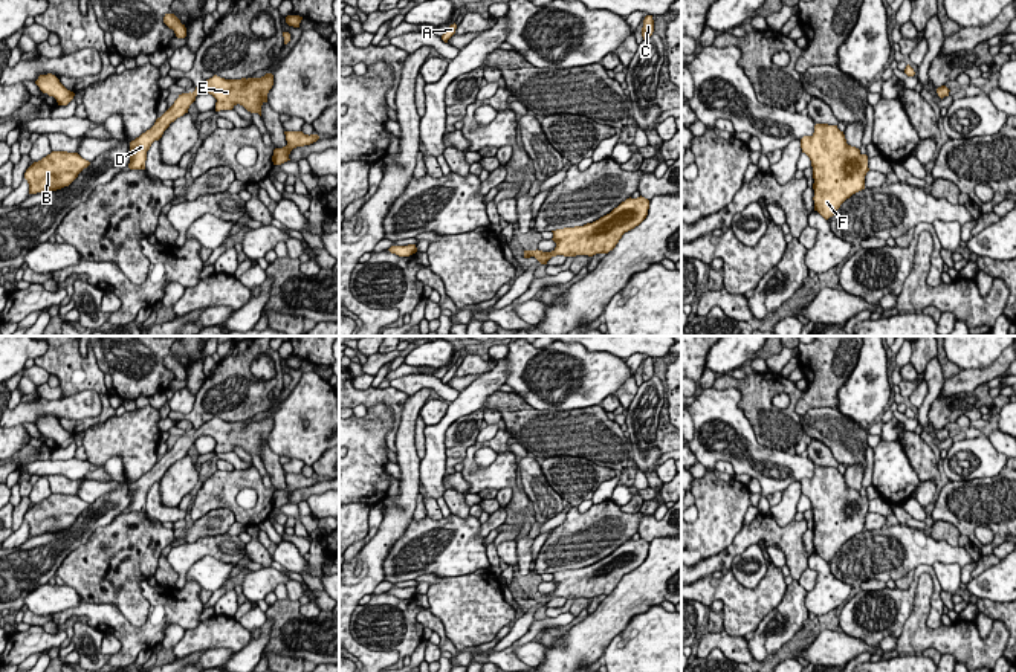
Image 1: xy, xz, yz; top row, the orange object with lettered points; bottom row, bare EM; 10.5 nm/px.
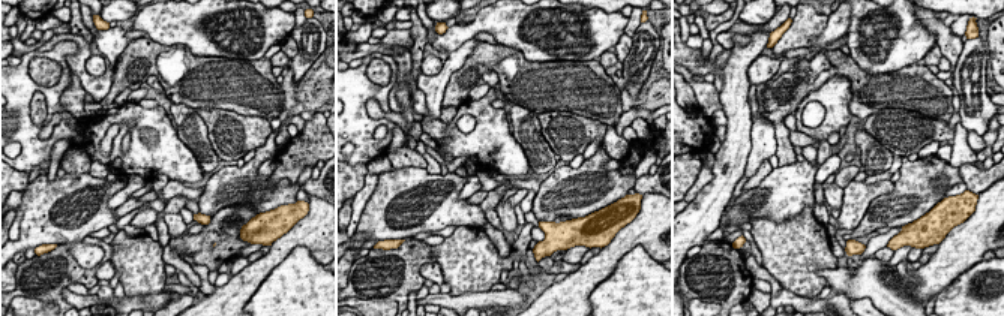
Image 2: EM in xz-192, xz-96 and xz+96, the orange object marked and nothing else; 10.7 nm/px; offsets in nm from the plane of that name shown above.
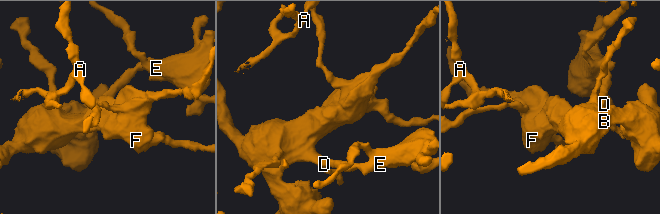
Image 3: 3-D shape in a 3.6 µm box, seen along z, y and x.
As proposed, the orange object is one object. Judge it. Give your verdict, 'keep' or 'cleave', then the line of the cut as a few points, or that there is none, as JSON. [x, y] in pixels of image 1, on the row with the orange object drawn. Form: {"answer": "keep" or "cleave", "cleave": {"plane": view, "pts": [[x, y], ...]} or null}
{"answer": "keep", "cleave": null}

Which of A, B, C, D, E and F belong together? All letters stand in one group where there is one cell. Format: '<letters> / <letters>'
A B C D E F

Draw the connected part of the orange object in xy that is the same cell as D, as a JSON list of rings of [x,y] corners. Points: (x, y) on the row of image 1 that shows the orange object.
[[[266,73],[261,78],[225,79],[217,75],[202,82],[191,93],[182,93],[174,104],[156,119],[154,125],[130,142],[130,170],[145,170],[147,151],[154,141],[159,141],[163,131],[177,118],[188,113],[189,105],[200,93],[212,95],[215,111],[232,110],[237,104],[243,105],[251,113],[261,116],[261,105],[267,102],[267,93],[273,86],[273,75]]]

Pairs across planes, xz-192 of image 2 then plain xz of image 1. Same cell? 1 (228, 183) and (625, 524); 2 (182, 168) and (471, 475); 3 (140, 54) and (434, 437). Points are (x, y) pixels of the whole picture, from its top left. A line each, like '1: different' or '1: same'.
1: same
2: same
3: different

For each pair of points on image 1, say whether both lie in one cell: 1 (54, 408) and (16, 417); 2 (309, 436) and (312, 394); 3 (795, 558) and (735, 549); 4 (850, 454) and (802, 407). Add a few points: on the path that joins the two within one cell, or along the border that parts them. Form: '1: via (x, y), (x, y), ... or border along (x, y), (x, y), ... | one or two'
1: via (45, 408), (25, 413) | one
2: via (312, 425), (312, 405) | one
3: via (783, 542), (773, 535), (750, 535) | one
4: border along (807, 413), (801, 417) | two

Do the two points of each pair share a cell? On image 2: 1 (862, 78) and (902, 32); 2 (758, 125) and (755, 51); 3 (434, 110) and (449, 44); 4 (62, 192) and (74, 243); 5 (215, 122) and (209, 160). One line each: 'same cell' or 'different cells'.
1: different cells
2: different cells
3: different cells
4: same cell
5: different cells

